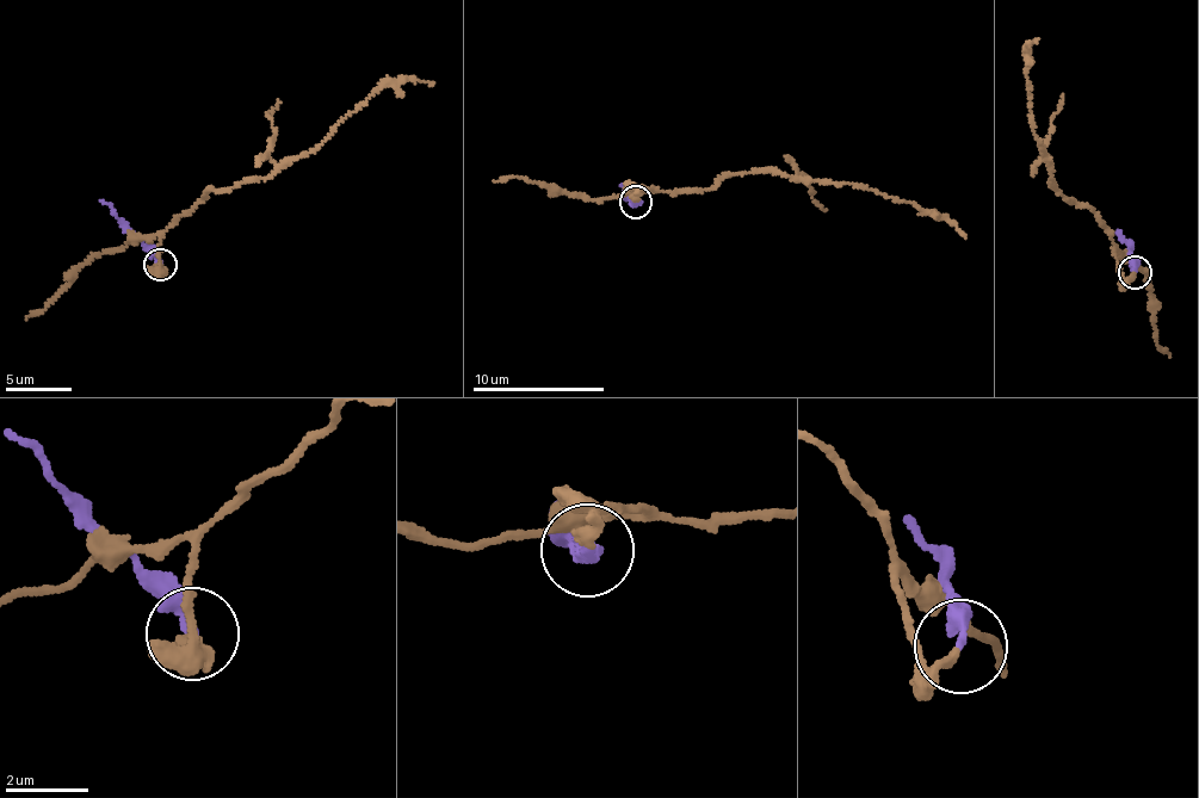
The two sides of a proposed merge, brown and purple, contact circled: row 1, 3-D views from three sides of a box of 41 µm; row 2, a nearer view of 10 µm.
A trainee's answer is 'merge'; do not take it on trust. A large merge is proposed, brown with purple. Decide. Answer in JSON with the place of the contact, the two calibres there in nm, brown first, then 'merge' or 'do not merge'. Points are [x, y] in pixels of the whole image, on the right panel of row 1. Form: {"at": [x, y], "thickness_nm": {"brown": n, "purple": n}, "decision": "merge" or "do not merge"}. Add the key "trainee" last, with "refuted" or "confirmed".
{"at": [1135, 272], "thickness_nm": {"brown": 240, "purple": 240}, "decision": "do not merge", "trainee": "refuted"}

